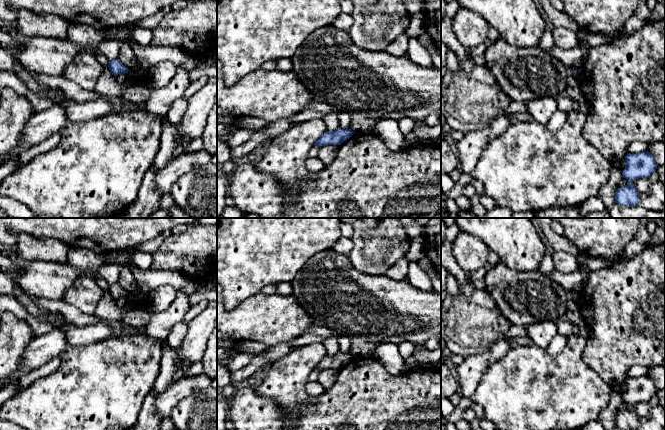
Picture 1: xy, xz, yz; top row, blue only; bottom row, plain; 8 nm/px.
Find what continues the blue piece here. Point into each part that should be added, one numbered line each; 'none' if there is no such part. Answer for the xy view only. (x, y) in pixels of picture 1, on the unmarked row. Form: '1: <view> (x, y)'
none

